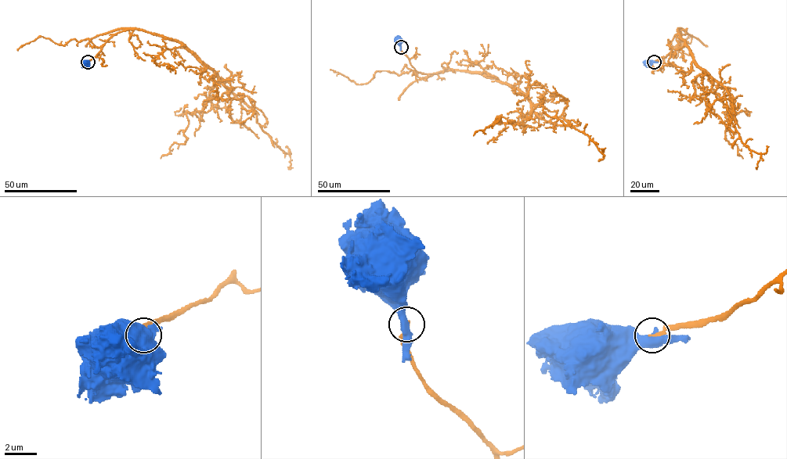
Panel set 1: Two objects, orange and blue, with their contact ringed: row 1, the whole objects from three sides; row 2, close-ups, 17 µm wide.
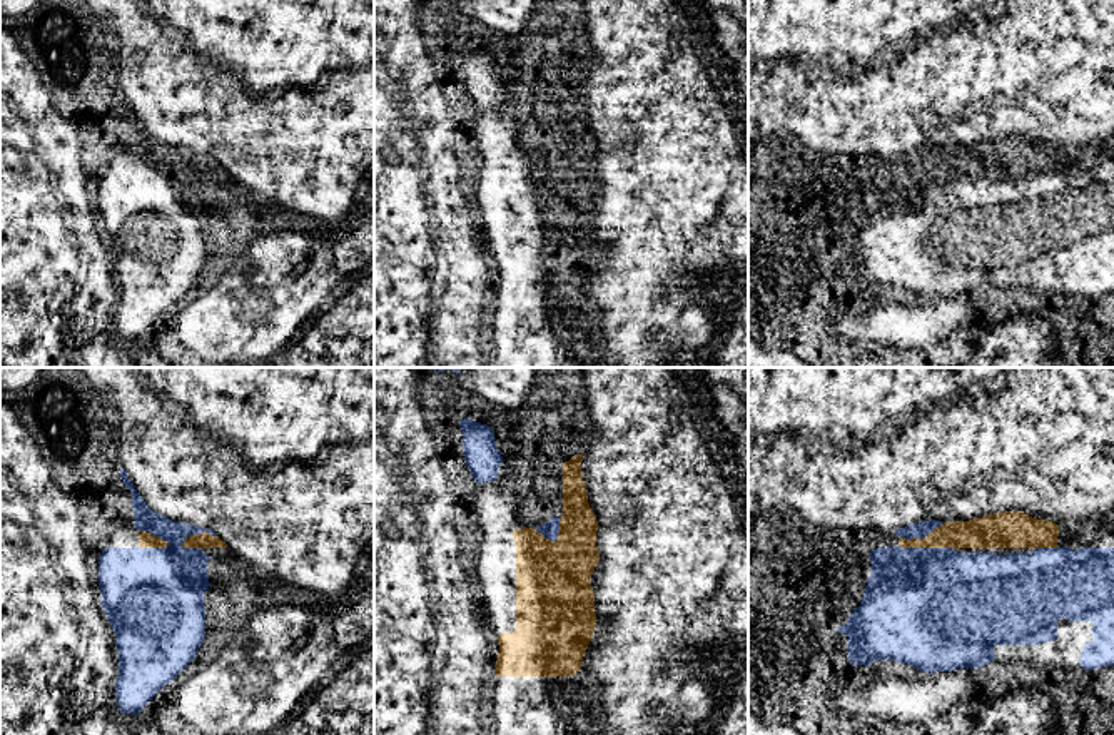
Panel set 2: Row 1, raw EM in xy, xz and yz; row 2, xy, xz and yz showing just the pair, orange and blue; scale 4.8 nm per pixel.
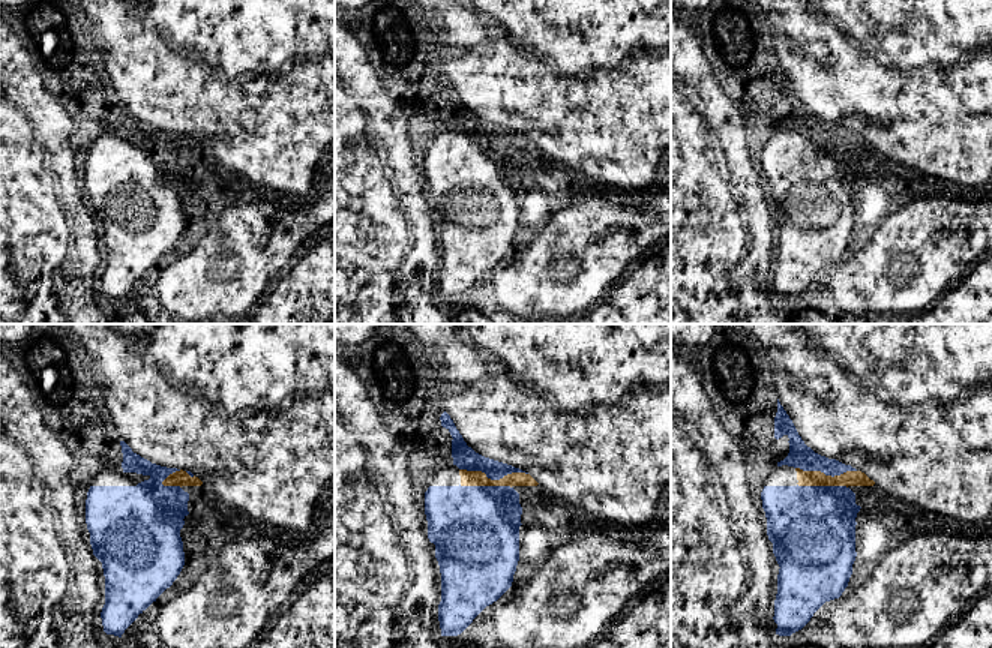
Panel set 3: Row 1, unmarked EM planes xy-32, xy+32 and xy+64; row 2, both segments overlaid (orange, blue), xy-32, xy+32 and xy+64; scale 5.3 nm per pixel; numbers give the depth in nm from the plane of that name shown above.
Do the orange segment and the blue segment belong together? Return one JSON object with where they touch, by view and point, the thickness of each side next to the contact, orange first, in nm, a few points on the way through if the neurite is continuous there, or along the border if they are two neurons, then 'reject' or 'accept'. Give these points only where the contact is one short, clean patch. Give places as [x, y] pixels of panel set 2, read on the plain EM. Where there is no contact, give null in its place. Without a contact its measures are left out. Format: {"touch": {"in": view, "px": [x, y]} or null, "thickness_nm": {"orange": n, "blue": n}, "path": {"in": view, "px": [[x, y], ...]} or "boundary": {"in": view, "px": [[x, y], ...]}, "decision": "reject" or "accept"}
{"touch": {"in": "xy", "px": [152, 161]}, "thickness_nm": {"orange": 80, "blue": 380}, "decision": "reject"}

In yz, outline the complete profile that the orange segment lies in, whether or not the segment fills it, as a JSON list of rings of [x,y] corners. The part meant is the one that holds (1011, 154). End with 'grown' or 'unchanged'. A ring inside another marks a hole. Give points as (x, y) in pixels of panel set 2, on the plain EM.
[[[1022,137],[947,147],[925,164],[900,164],[902,174],[1057,174],[1059,152]]]; unchanged

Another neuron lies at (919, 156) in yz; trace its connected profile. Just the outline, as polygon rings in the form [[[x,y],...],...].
[[[925,145],[914,150],[909,150],[905,154],[895,155],[899,164],[912,165],[912,164],[925,164],[929,159],[932,159],[935,154],[944,150],[945,147],[935,147],[935,145]]]

